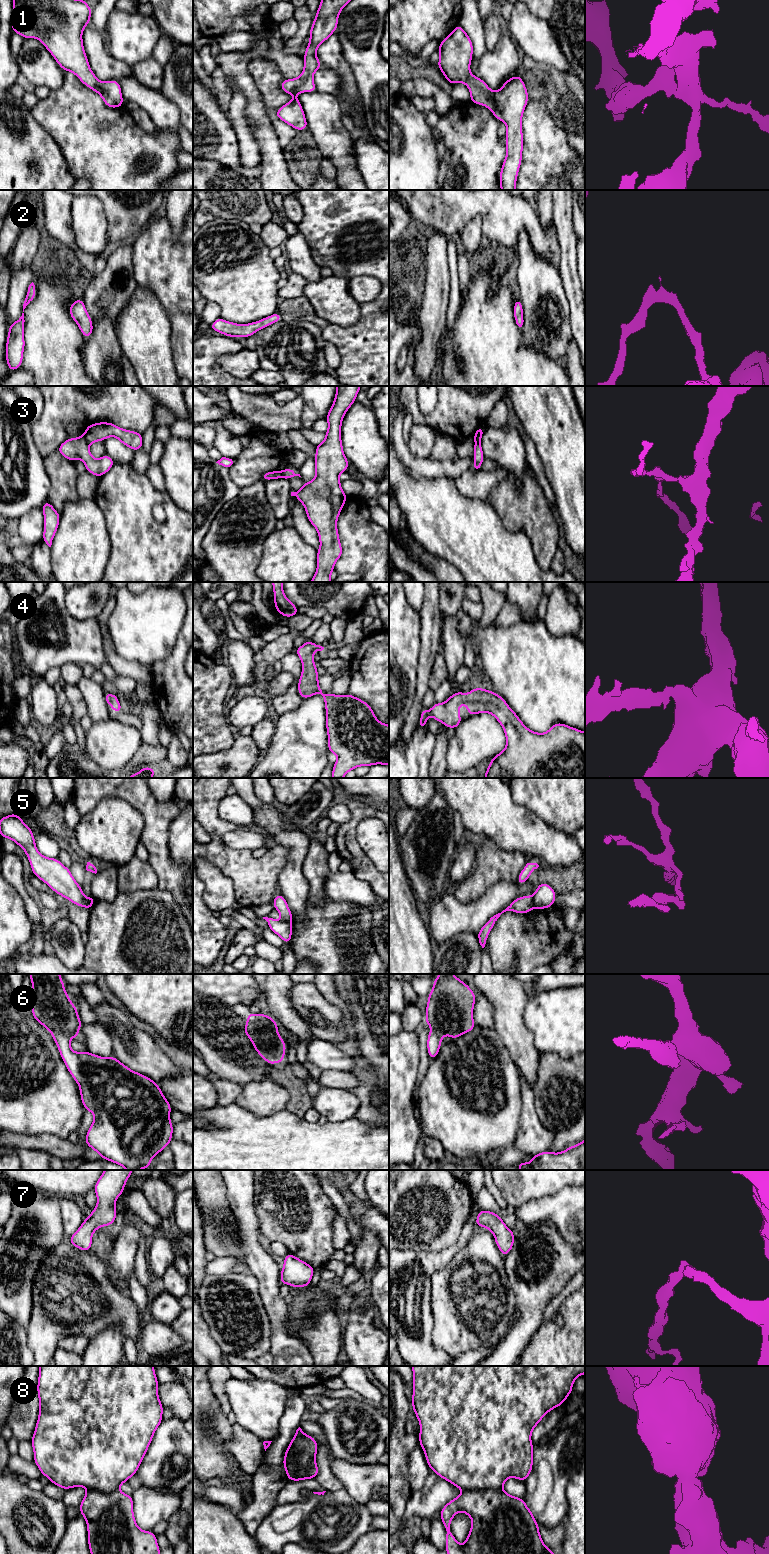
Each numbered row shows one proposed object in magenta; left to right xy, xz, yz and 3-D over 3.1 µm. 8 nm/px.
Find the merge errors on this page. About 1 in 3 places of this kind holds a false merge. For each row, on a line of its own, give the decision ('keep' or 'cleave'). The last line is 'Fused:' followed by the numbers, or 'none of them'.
1: keep
2: keep
3: cleave
4: keep
5: cleave
6: cleave
7: keep
8: cleave
Fused: 3, 5, 6, 8

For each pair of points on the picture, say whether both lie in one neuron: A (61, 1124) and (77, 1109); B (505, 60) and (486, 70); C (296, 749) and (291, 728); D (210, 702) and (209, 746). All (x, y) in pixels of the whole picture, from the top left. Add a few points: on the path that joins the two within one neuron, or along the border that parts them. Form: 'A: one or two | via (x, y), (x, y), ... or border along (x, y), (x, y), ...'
A: one | via (65, 1120), (73, 1112)
B: one | via (500, 64), (491, 67)
C: one | via (296, 744), (294, 742), (294, 733)
D: one | via (209, 713), (209, 735)

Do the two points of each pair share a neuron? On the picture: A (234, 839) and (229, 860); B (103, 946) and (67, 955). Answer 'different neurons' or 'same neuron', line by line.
A: different neurons
B: different neurons

